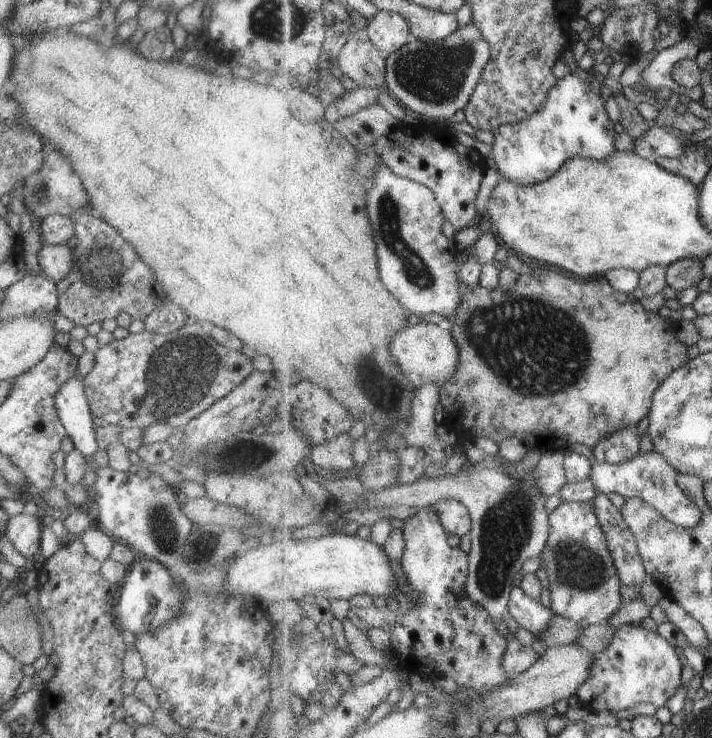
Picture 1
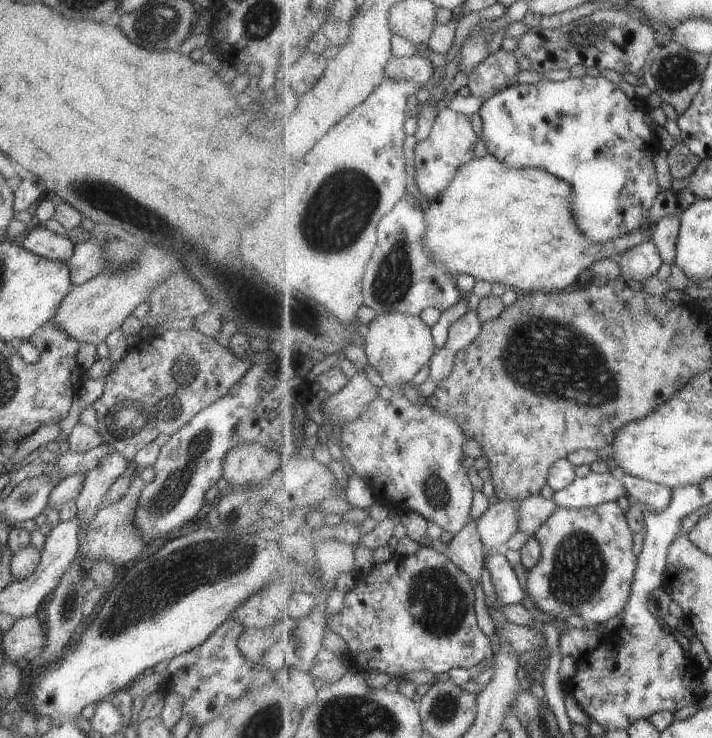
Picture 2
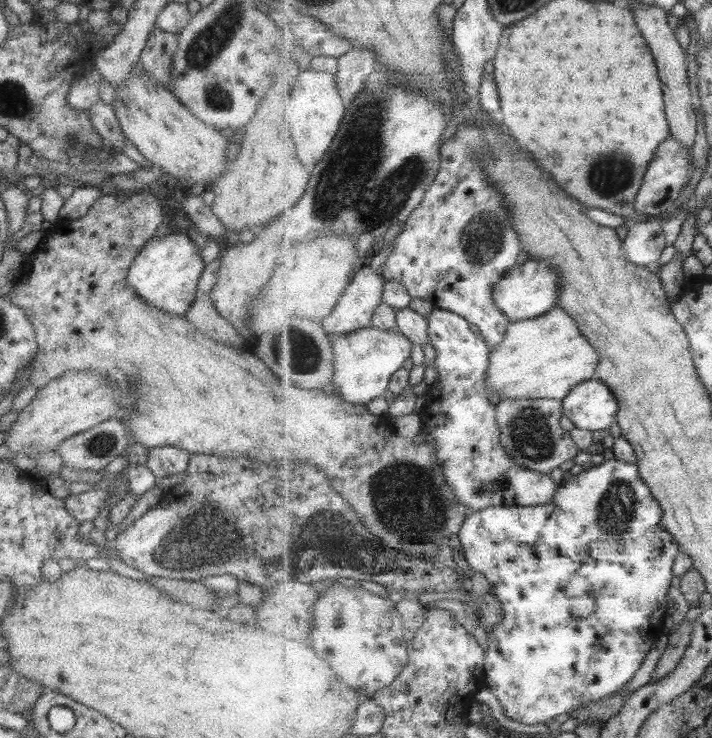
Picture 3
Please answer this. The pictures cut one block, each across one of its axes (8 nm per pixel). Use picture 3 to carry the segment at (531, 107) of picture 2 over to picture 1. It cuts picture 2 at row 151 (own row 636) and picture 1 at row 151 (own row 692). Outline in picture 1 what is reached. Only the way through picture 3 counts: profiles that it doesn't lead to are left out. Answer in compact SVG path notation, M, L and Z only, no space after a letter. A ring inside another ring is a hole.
M592 72L590 82L581 80L575 74L559 79L549 91L545 106L527 120L503 125L494 132L493 159L499 176L505 176L524 187L549 180L553 174L573 157L607 159L615 152L616 136L614 122L605 112L605 100L601 100L599 82L594 82Z

